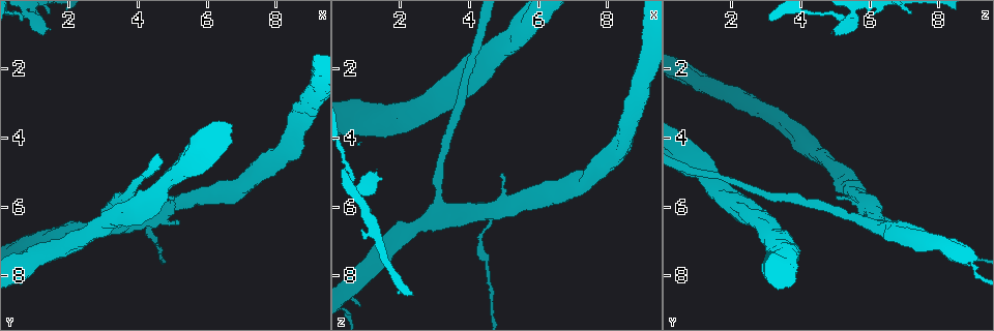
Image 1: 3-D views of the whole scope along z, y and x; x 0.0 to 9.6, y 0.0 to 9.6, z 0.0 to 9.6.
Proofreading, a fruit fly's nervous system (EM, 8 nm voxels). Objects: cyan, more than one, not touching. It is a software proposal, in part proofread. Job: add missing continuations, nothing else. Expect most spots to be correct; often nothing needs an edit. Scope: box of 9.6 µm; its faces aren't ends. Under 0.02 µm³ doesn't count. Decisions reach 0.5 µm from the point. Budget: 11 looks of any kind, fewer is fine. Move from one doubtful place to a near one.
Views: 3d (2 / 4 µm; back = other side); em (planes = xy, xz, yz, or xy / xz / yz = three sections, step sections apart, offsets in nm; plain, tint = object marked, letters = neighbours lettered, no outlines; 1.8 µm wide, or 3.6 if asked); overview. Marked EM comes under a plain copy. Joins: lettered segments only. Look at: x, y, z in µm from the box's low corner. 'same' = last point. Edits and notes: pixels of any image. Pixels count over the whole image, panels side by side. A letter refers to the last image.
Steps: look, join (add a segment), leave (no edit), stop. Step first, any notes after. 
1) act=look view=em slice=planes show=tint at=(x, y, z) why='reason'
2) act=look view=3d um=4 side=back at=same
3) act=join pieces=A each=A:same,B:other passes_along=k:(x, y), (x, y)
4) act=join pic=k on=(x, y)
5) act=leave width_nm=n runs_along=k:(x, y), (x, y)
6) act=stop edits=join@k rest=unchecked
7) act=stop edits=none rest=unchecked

act=look view=em slice=planes show=tint at=(0.80, 7.65, 8.90) why='thick end'

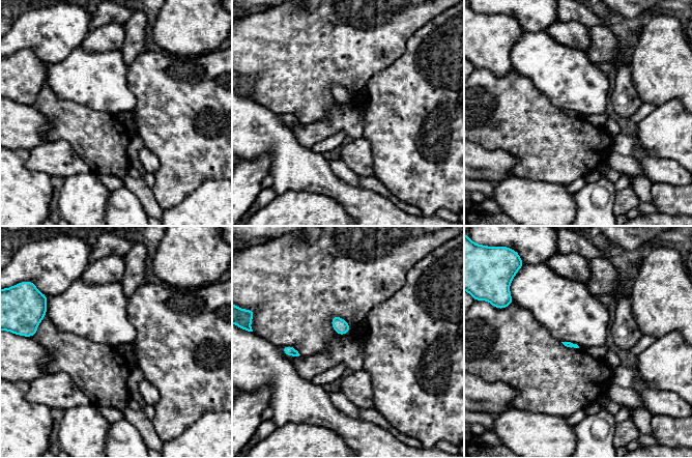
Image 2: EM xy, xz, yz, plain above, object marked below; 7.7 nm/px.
act=look view=em slice=planes show=letters at=same why='what lies round it'

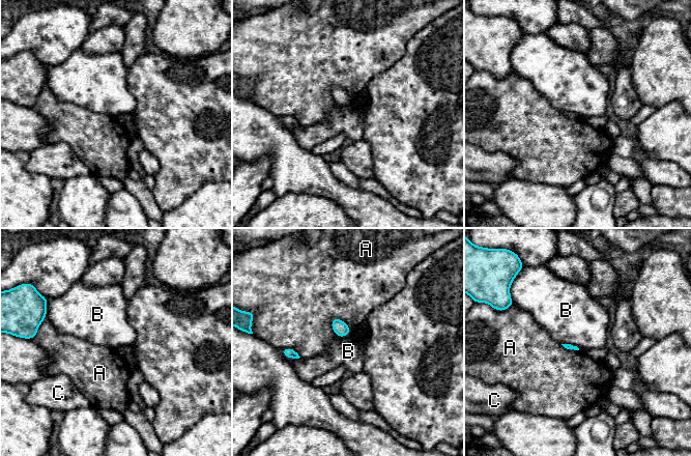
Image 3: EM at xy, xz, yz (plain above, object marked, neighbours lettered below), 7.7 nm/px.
act=leave each=A:other,B:other,C:other found='none of them fits'

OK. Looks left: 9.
act=look view=em slice=planes show=tint at=(4.55, 7.10, 7.85)

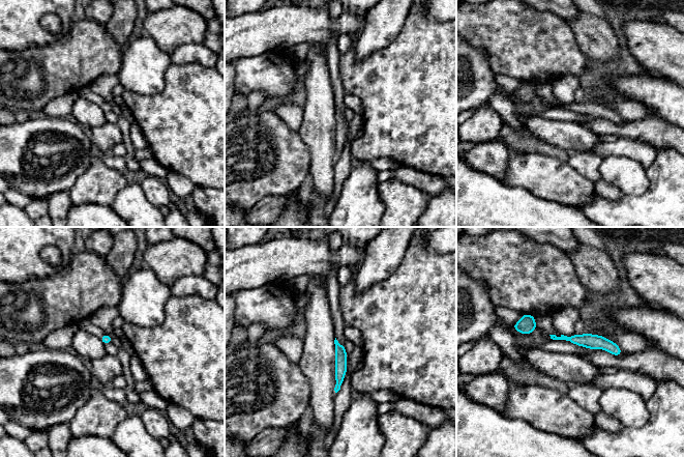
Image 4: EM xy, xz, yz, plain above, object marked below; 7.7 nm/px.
act=look view=em slice=planes show=letters at=same why='see the neighbours'

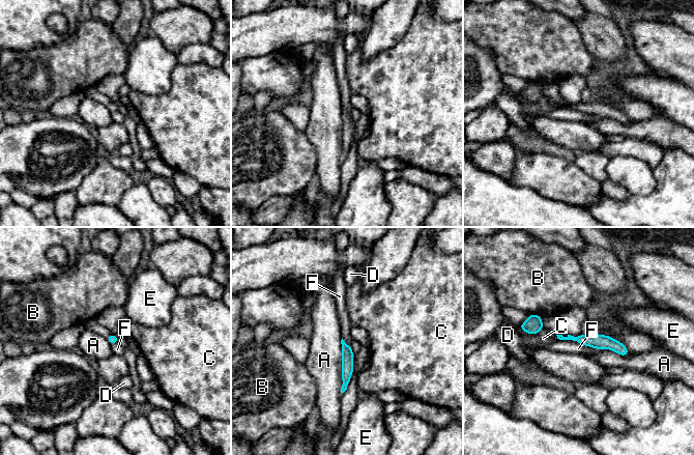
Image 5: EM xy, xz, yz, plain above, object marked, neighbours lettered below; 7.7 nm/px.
act=leave width_nm=70 longest_contact=A:440nm each=A:other,B:other,C:other,D:other,E:other,F:other found='none of them fits'

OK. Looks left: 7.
act=look view=3d um=4 at=(4.60, 6.30, 6.05) why='two arms in line, one across'

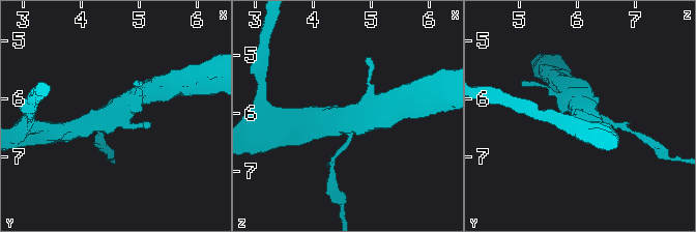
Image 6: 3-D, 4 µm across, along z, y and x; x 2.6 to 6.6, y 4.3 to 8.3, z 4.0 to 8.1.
act=look view=em slice=xy step=8 show=letters at=(4.60, 6.25, 6.10)

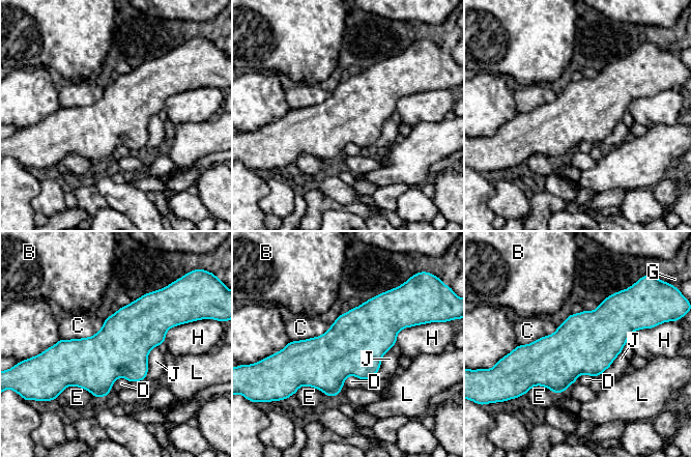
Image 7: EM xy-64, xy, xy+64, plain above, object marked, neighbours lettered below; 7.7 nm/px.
act=look view=em slice=planes show=letters at=same why='another direction'

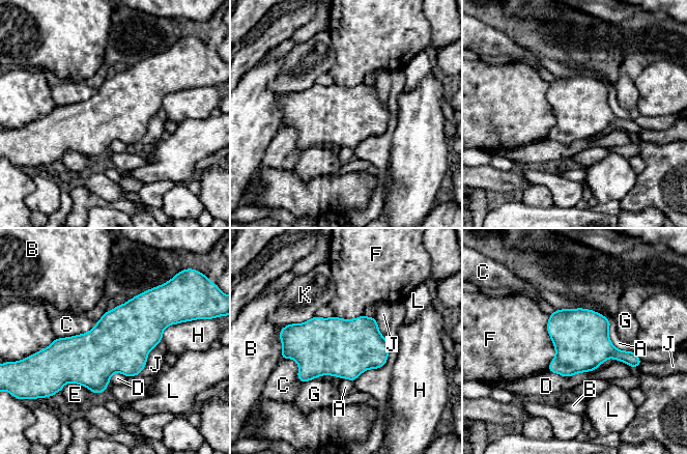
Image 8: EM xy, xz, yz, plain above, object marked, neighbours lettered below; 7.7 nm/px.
act=leave width_nm=440 each=A:other,B:other,C:other,D:other,E:other,F:other,G:other,H:other,J:other,K:other,L:other border=8:(550, 314), (547, 369) found='no lettered segment goes on from it'

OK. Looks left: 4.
act=look view=em slice=planes show=letters at=(3.30, 6.30, 2.75) why='arms part here'

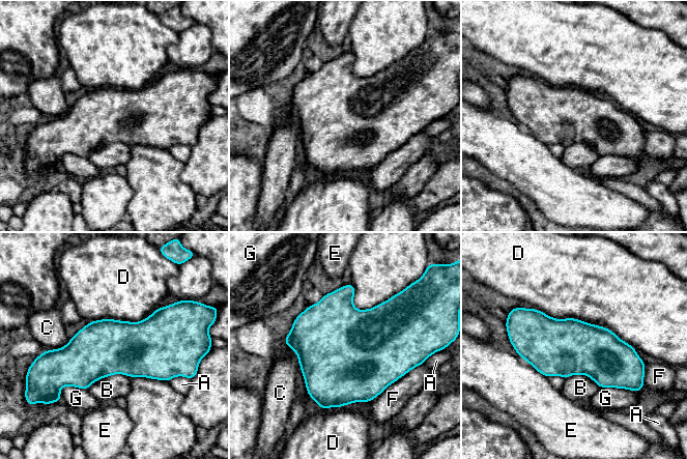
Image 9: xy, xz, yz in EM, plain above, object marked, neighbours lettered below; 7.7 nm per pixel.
act=leave each=A:other,B:other,C:other,D:other,E:other,F:other,G:other border=9:(132, 377), (111, 374), (87, 389) found='none of them fits'

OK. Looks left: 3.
act=stop edits=none rest=unchecked

